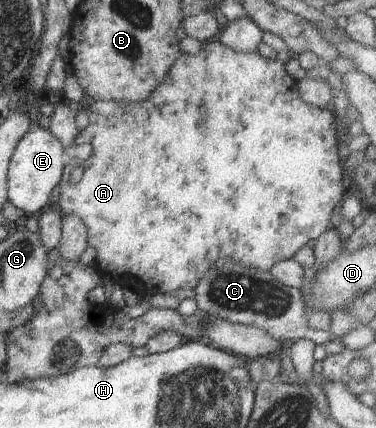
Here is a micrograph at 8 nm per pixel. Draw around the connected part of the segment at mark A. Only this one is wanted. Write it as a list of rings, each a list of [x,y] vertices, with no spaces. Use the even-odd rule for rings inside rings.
[[[214,39],[204,42],[201,52],[195,56],[183,54],[171,66],[165,80],[157,86],[147,102],[86,102],[82,109],[89,120],[77,134],[74,145],[91,144],[91,156],[88,160],[71,157],[67,161],[59,182],[61,198],[58,206],[63,215],[75,214],[85,224],[87,245],[97,251],[94,266],[102,277],[107,276],[121,288],[128,286],[140,295],[179,289],[194,290],[201,276],[217,258],[235,260],[257,270],[269,271],[275,264],[293,258],[309,240],[316,240],[327,232],[327,228],[332,228],[331,214],[342,203],[345,190],[342,182],[344,153],[337,118],[330,107],[313,108],[305,104],[297,94],[298,81],[289,76],[285,67],[281,61],[266,60],[258,53],[233,52]],[[76,168],[81,168],[83,175],[78,183],[72,183],[71,175]]]

